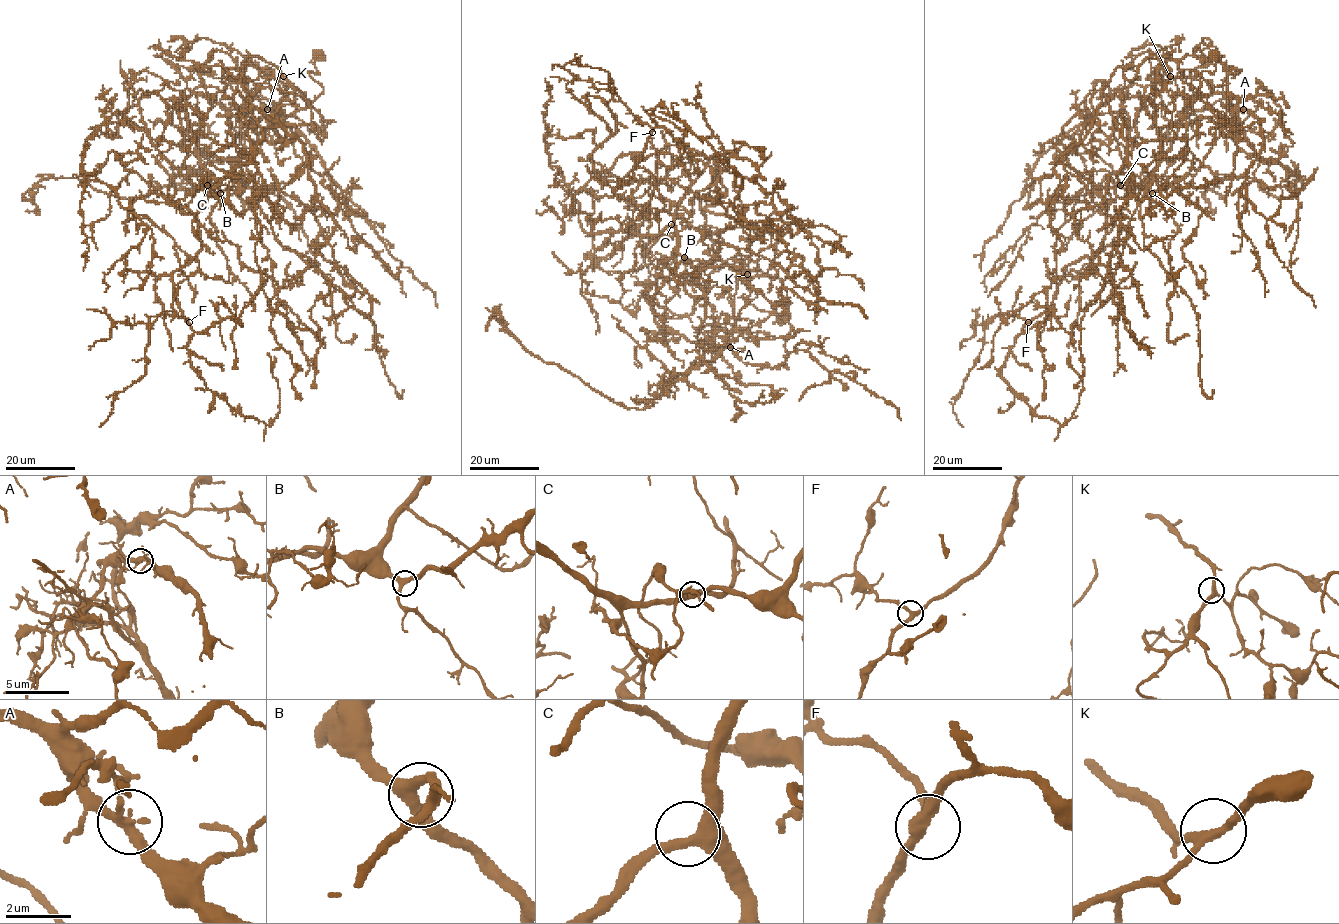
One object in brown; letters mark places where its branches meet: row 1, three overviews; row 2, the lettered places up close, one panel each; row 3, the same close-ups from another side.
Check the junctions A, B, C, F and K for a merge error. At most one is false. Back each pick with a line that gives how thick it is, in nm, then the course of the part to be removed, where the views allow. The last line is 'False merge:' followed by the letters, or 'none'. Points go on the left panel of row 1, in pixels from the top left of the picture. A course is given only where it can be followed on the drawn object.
A: calibre 280 nm; course (267, 109), (249, 151), (179, 183), (120, 198), (50, 177), (26, 211)
False merge: A

